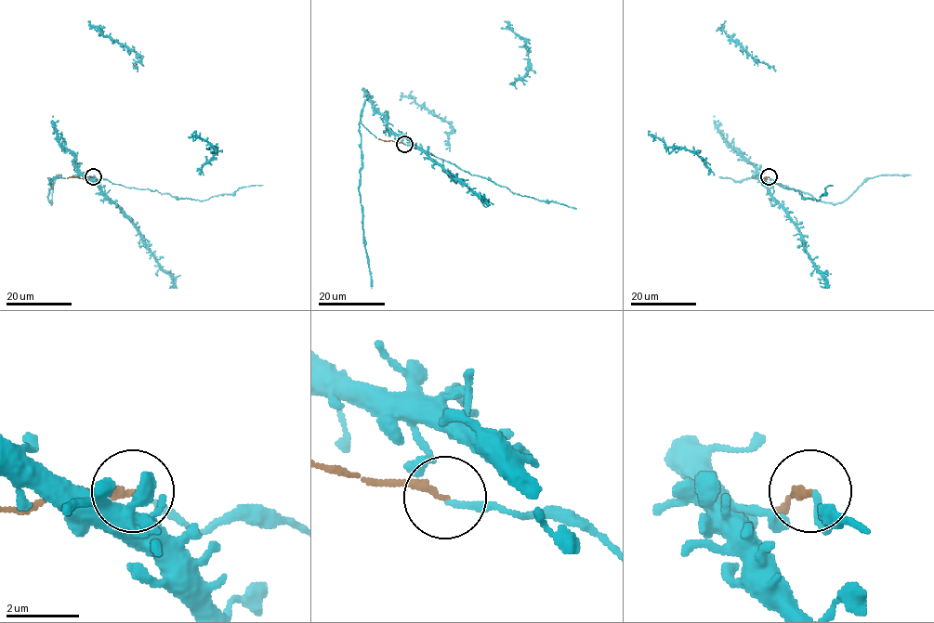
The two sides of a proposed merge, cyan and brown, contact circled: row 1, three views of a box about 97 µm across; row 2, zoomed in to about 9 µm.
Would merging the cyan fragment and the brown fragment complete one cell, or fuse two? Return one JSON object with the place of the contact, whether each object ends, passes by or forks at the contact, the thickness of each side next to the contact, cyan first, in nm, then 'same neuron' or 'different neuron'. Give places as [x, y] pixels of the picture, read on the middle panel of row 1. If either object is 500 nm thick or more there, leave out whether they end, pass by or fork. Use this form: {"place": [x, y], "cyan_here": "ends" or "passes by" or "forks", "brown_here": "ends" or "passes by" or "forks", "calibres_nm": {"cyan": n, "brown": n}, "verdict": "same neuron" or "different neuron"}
{"place": [404, 144], "cyan_here": "passes by", "brown_here": "ends", "calibres_nm": {"cyan": 100, "brown": 200}, "verdict": "same neuron"}

